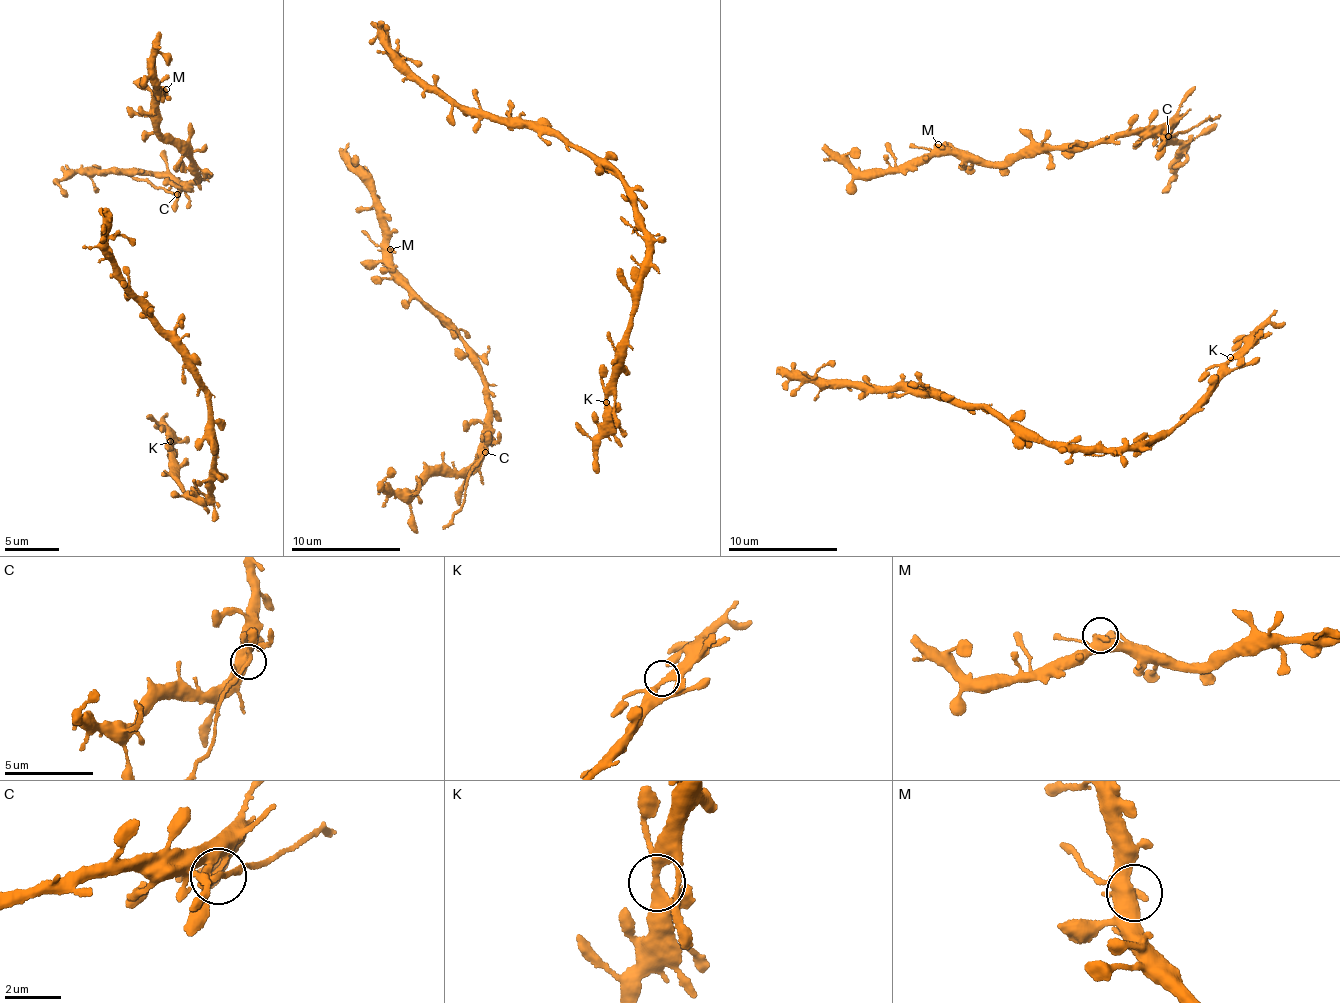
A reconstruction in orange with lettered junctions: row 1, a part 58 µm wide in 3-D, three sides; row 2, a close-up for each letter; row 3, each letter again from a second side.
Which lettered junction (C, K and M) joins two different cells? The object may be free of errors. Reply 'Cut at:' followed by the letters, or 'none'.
Cut at: C

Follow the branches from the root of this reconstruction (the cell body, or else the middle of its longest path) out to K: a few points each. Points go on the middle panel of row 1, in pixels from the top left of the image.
K: (372, 43), (379, 39), (412, 75), (453, 101), (553, 135), (623, 180), (646, 266), (606, 402)

